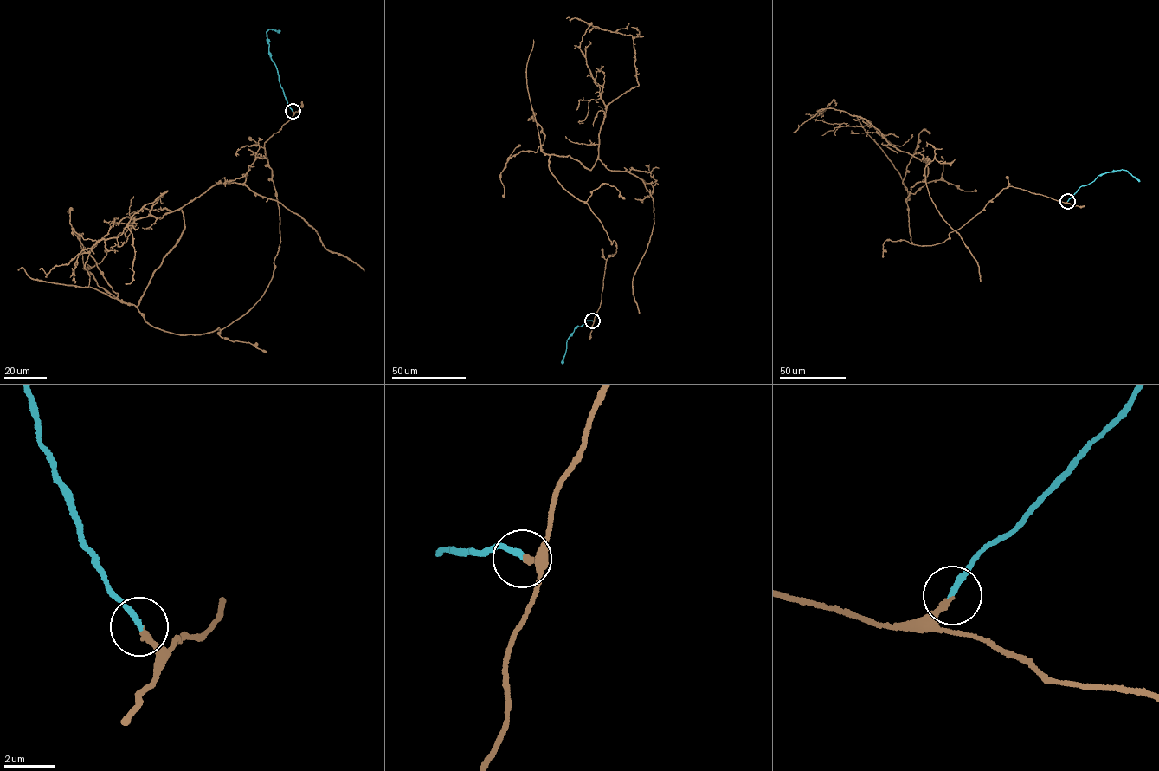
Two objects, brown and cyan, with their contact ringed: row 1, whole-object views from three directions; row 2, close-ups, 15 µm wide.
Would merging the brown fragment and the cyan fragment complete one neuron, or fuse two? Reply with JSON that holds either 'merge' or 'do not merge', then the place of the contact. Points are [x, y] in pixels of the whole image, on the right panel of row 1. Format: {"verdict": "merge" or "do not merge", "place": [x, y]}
{"verdict": "merge", "place": [1067, 201]}

